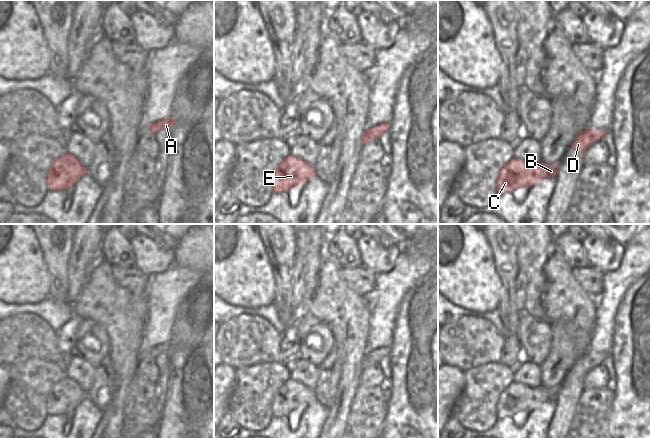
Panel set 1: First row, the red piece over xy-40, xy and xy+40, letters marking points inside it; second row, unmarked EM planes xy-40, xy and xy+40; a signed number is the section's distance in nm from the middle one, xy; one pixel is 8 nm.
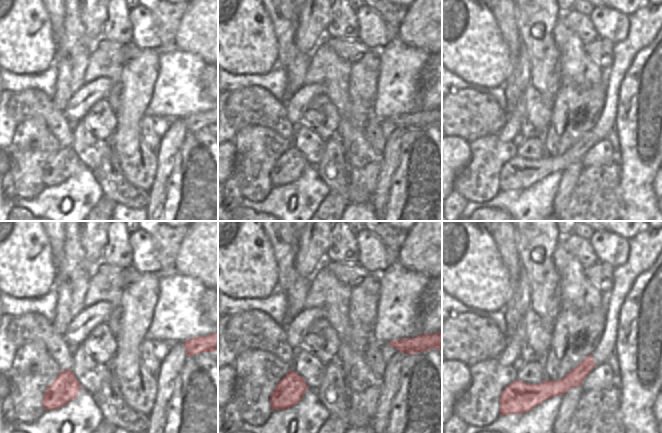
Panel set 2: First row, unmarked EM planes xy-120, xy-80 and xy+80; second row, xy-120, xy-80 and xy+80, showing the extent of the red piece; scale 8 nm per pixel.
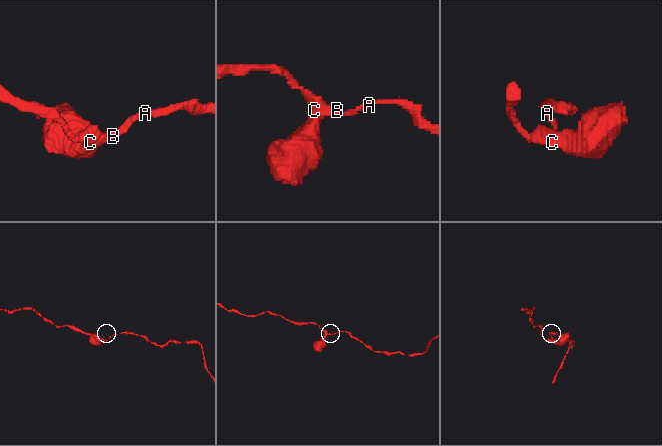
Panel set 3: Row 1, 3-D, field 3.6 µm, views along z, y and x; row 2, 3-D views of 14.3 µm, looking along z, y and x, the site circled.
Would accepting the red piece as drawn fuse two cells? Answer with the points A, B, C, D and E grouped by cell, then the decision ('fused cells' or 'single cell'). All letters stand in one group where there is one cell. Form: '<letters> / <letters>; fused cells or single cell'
A B C D E; single cell

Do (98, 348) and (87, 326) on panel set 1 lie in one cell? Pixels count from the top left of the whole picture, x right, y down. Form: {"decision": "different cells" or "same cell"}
{"decision": "same cell"}

